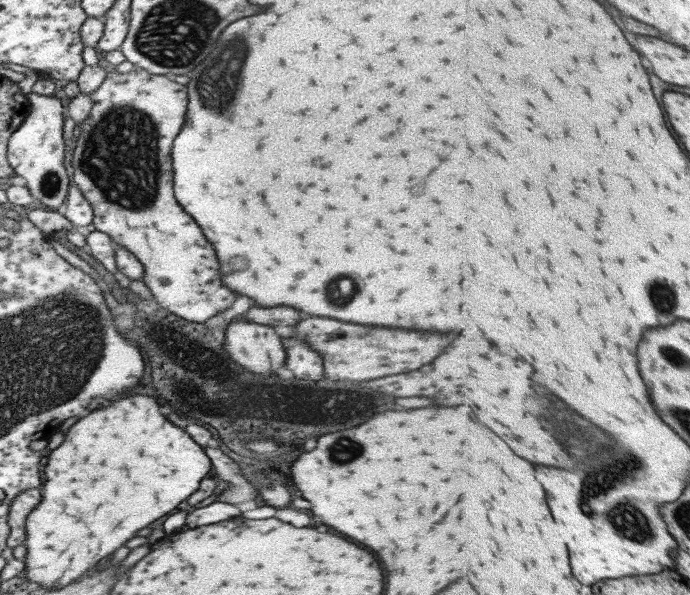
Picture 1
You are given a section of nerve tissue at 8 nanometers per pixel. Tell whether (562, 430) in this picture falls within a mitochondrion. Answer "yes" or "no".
yes

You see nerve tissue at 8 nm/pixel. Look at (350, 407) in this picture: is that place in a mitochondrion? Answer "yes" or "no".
yes

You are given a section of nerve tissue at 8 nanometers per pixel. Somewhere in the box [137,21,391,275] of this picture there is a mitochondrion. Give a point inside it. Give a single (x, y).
(215, 83)

